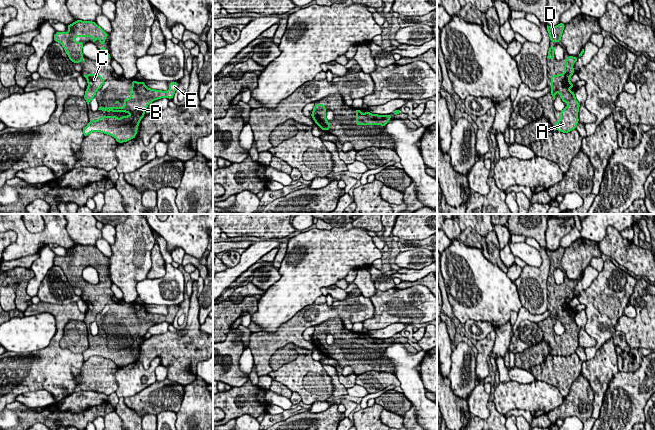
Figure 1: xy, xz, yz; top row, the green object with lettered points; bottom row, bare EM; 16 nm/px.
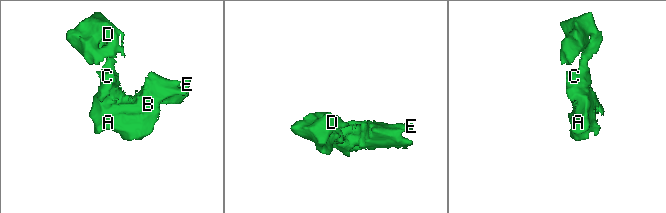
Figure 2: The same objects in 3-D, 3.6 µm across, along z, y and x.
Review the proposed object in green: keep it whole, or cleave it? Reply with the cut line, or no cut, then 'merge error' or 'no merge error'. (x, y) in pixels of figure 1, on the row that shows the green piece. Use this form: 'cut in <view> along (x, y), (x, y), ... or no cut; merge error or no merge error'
no cut; no merge error

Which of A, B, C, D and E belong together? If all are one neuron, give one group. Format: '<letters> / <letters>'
A B C D E

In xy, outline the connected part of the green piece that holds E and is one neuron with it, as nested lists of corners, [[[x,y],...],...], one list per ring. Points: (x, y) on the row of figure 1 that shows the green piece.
[[[133,80],[130,91],[130,98],[124,99],[123,107],[99,107],[98,110],[113,112],[131,113],[131,116],[103,116],[98,120],[90,120],[88,125],[83,128],[83,134],[86,137],[91,132],[101,132],[113,136],[118,143],[127,142],[136,137],[140,120],[145,116],[144,111],[154,100],[161,98],[172,99],[178,82],[170,82],[167,92],[147,88],[145,82],[141,83]]]

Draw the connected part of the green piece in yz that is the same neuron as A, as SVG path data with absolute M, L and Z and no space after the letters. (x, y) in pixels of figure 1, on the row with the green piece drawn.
M582 49L578 57L568 56L564 60L564 73L551 76L551 95L553 99L555 99L555 93L558 92L562 101L568 104L560 112L560 120L555 122L559 132L568 133L574 130L579 122L578 111L580 104L577 102L574 92L568 89L574 87L570 82L570 77L574 74L573 64L583 53L584 49Z

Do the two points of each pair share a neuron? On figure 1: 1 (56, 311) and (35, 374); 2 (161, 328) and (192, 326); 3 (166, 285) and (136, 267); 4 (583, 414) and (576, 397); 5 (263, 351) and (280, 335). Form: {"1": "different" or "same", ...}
{"1": "same", "2": "different", "3": "different", "4": "same", "5": "same"}

